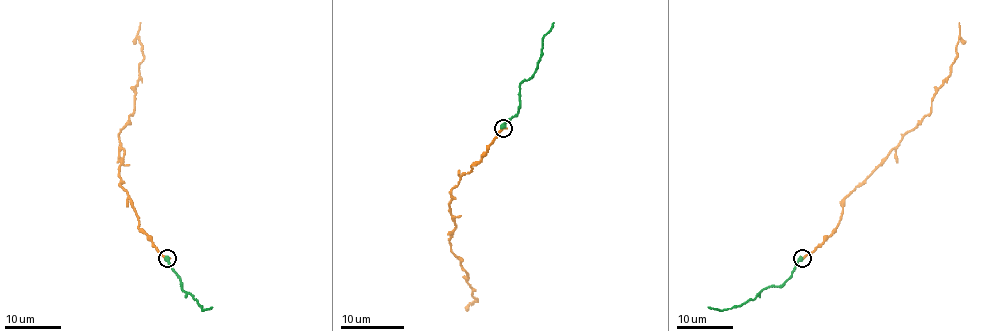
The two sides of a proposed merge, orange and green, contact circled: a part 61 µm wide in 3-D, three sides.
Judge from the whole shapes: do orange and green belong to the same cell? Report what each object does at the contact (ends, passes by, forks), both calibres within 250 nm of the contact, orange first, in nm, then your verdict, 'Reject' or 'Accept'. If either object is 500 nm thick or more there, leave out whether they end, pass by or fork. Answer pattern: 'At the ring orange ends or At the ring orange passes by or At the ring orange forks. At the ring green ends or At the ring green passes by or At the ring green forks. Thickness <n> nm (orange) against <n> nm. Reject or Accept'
Thickness 240 nm (orange) against 550 nm. Accept

